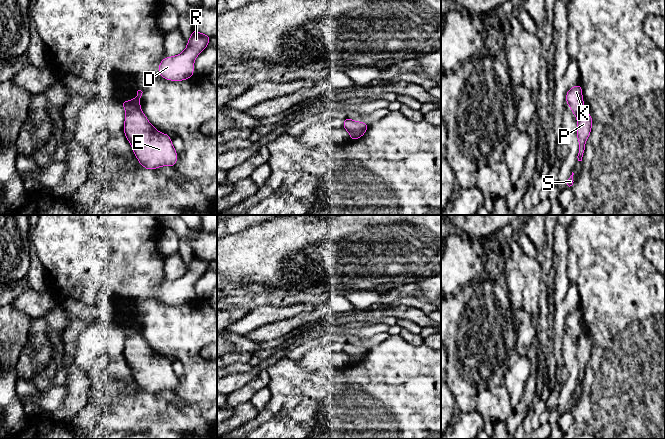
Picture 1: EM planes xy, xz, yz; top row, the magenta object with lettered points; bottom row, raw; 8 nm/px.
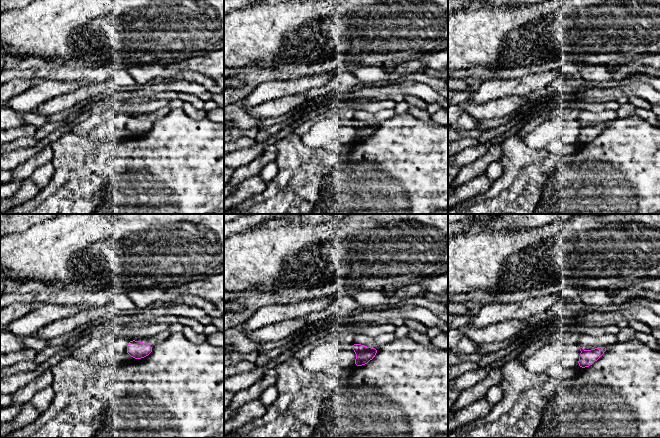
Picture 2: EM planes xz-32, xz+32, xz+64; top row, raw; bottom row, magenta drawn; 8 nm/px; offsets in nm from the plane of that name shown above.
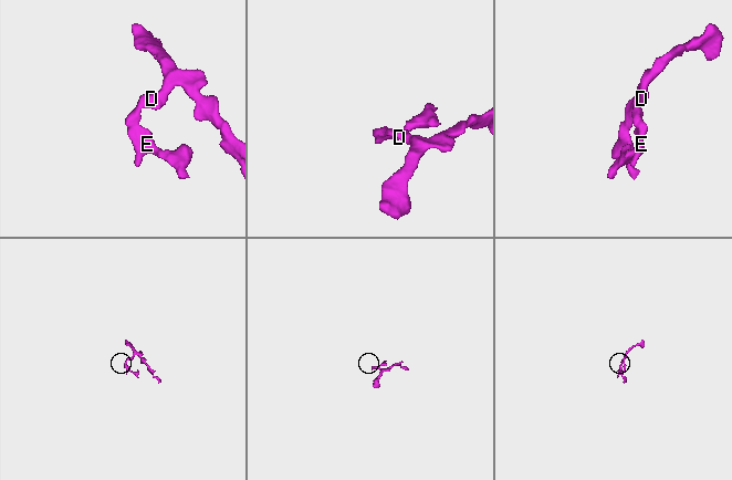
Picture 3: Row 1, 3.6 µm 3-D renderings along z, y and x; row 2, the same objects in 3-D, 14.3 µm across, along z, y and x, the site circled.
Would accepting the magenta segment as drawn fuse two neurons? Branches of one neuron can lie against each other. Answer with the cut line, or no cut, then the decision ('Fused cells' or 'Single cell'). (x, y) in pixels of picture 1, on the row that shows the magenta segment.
Split along xz (365, 130), (357, 130), (351, 134). Fused cells

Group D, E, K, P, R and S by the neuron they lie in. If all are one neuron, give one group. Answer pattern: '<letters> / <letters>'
D K R / E P S

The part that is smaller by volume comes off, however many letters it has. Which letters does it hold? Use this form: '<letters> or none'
E, P, S

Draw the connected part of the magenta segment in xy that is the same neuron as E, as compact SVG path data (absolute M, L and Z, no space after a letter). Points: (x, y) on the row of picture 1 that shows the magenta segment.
M141 109L126 112L123 130L135 156L144 168L152 170L176 164L177 152L170 136L156 130Z

